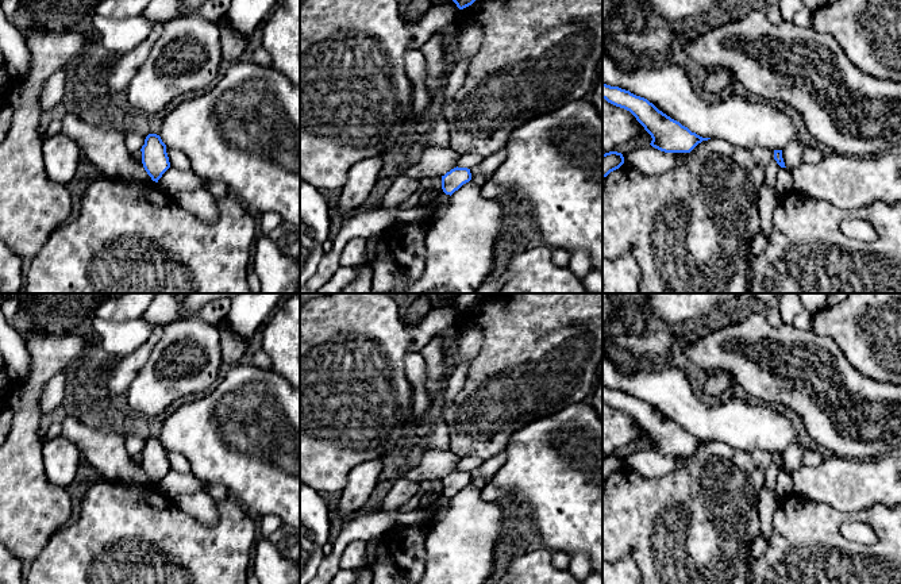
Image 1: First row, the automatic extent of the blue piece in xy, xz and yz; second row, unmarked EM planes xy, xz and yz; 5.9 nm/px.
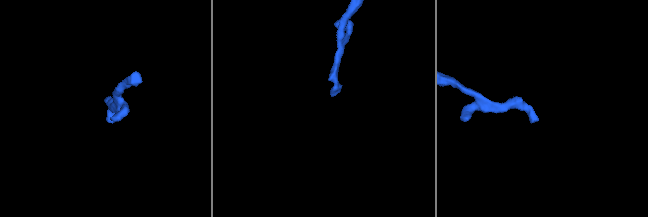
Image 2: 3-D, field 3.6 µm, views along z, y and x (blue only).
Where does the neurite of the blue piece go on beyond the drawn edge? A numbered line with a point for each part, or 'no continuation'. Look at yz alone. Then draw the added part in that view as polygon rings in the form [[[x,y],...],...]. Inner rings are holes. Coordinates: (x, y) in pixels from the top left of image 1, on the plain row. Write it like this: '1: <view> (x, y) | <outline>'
no continuation

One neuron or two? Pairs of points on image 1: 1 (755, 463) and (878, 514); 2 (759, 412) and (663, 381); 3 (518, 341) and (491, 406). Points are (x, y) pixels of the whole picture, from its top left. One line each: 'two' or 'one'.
1: two
2: one
3: one

